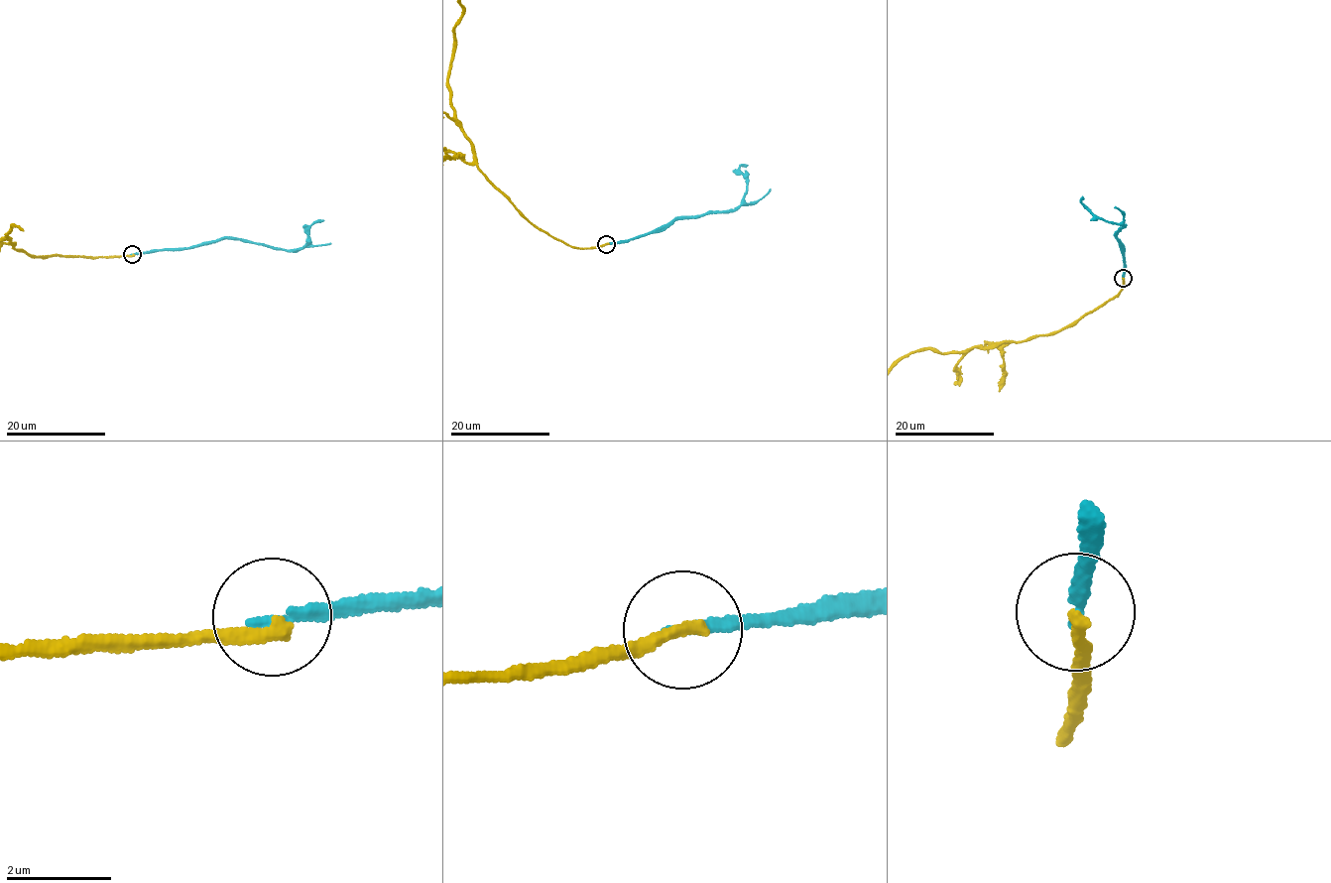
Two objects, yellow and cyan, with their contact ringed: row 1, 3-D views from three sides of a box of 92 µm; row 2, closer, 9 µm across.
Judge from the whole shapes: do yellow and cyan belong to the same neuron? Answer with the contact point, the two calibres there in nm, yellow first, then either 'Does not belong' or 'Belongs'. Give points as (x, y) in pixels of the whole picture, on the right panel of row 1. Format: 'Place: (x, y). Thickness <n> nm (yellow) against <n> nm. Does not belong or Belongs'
Place: (1123, 278). Thickness 240 nm (yellow) against 200 nm. Does not belong

